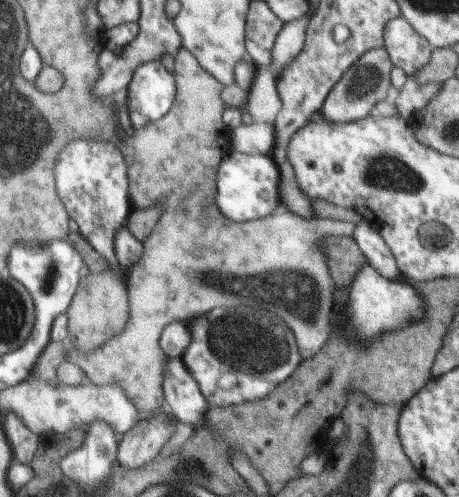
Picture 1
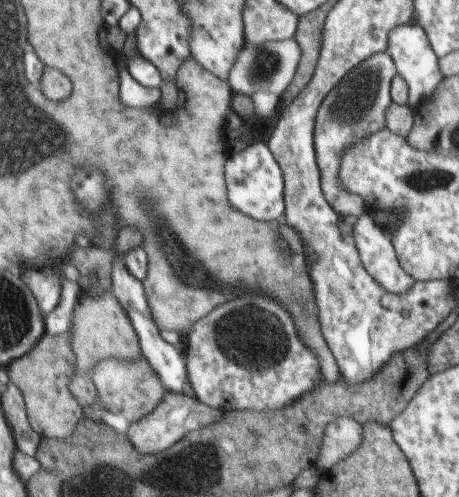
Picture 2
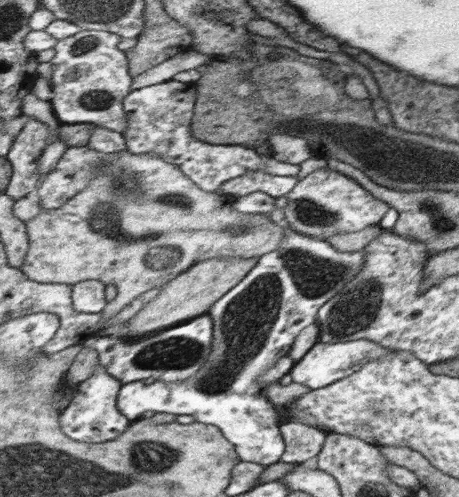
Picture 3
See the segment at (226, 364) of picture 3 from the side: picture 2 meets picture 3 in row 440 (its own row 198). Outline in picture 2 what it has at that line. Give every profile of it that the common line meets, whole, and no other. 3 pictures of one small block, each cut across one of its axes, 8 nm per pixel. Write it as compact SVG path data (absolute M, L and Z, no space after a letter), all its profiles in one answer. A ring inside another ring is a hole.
M251 142L243 152L229 154L225 162L225 198L245 216L253 218L255 222L271 222L277 224L285 214L285 184L283 172L277 166L269 146L263 142Z

